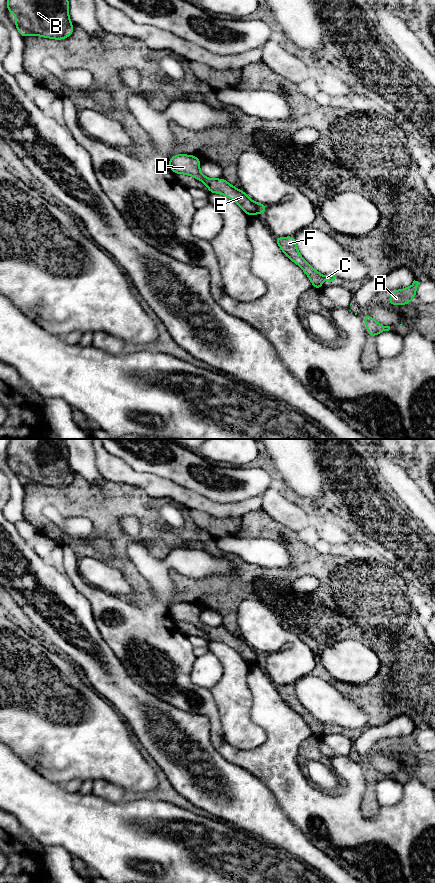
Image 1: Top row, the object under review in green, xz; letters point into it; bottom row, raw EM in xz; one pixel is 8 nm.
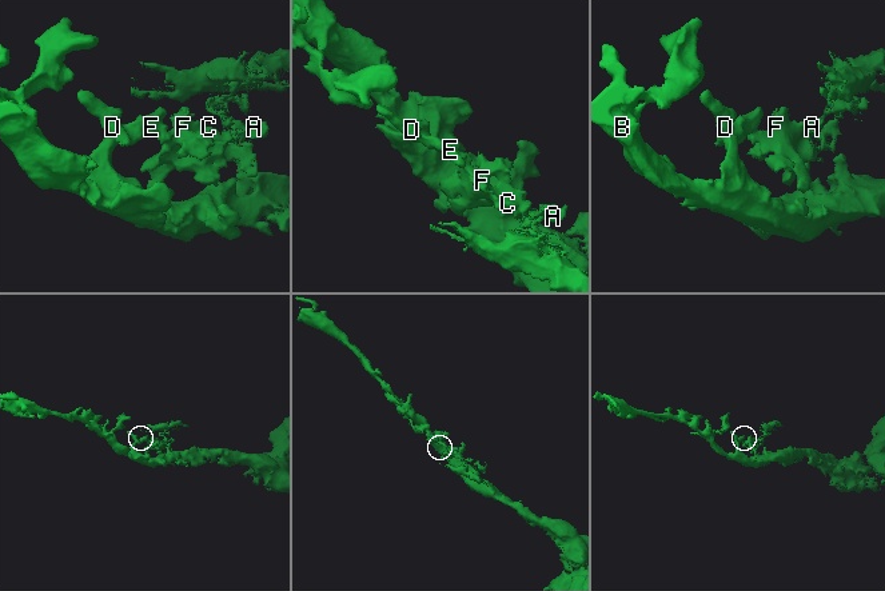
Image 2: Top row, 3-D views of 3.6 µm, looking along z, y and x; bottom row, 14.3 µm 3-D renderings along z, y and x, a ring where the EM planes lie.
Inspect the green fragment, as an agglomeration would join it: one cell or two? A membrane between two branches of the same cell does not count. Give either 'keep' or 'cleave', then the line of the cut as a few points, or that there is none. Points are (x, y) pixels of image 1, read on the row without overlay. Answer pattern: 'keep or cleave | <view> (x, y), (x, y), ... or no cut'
cleave | xz (254, 651), (257, 658)

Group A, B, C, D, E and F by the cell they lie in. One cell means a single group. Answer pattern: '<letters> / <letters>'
A C F / B D E

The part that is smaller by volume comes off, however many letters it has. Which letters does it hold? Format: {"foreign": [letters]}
{"foreign": ["A", "C", "F"]}

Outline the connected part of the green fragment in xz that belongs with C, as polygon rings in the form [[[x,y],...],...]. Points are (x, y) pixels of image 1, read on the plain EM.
[[[295,684],[275,685],[275,689],[281,696],[283,701],[295,712],[301,715],[305,722],[309,725],[314,736],[322,737],[322,729],[332,730],[335,727],[334,723],[323,723],[317,720],[305,707],[300,703],[295,689]]]

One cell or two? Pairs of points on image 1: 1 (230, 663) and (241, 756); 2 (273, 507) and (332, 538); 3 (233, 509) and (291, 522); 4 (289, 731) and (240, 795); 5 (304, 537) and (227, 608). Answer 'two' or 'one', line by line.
1: one
2: one
3: one
4: two
5: two

